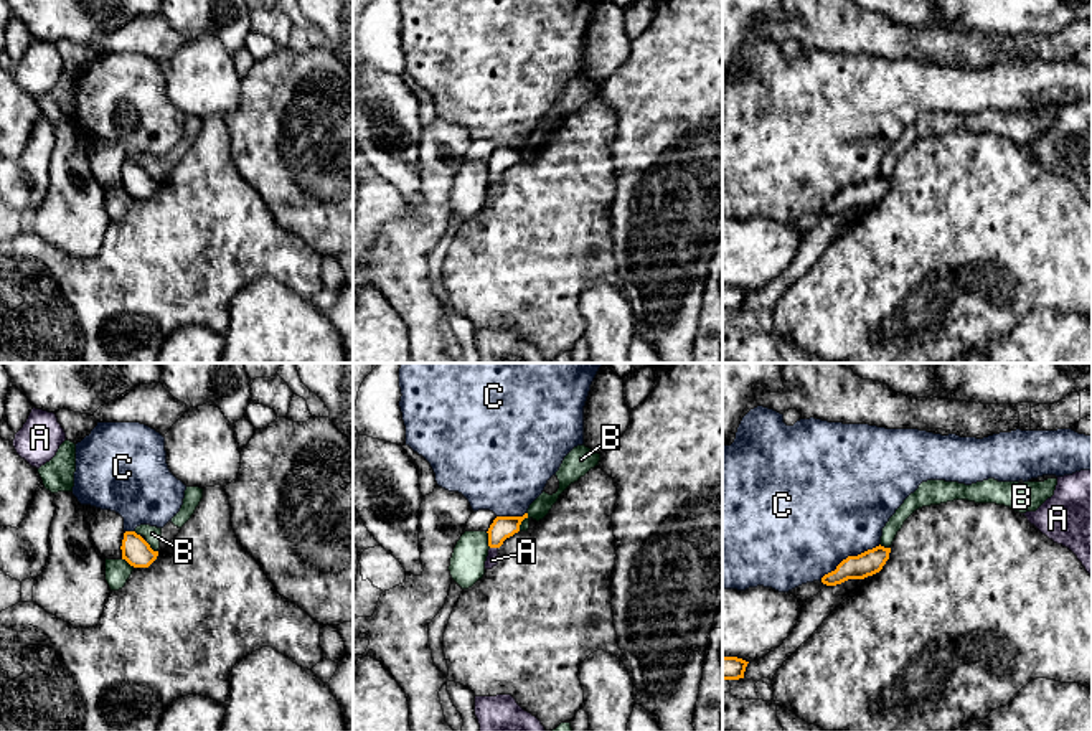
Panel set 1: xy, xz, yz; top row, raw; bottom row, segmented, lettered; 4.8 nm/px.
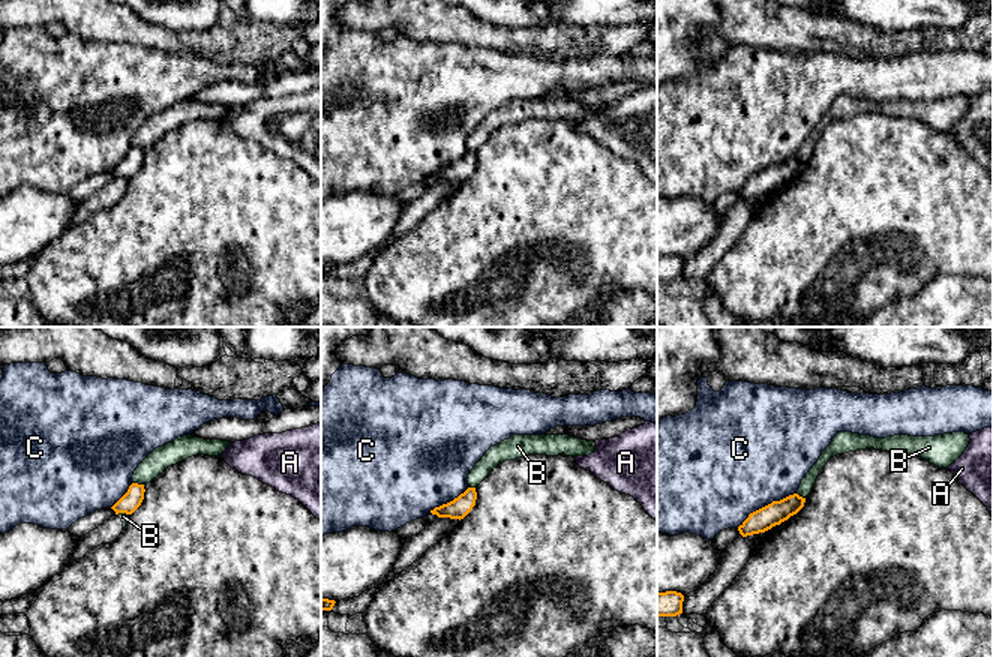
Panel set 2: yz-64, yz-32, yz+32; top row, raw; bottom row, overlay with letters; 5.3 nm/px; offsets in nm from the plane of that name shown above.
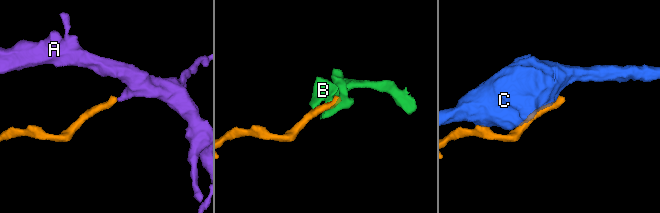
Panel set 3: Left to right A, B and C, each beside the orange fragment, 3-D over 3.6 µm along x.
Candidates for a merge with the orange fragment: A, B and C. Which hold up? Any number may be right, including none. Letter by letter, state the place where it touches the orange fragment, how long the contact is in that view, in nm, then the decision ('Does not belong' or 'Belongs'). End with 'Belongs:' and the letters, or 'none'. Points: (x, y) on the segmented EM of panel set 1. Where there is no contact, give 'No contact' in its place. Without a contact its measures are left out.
A: Touches orange at xz (494, 547). Shared border 40 nm. Belongs
B: Touches orange at xz (522, 520). Shared border 100 nm. Does not belong
C: Touches orange at yz (850, 556). Shared border 340 nm. Does not belong
Belongs: A

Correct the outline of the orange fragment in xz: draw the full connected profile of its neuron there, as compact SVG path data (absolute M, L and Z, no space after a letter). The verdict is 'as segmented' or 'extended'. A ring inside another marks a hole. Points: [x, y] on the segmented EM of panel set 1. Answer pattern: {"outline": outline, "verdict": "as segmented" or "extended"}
{"outline": "M528 513L523 516L497 516L488 528L488 556L485 561L485 569L492 569L498 564L498 548L503 541L520 531L521 521L528 518Z", "verdict": "extended"}

